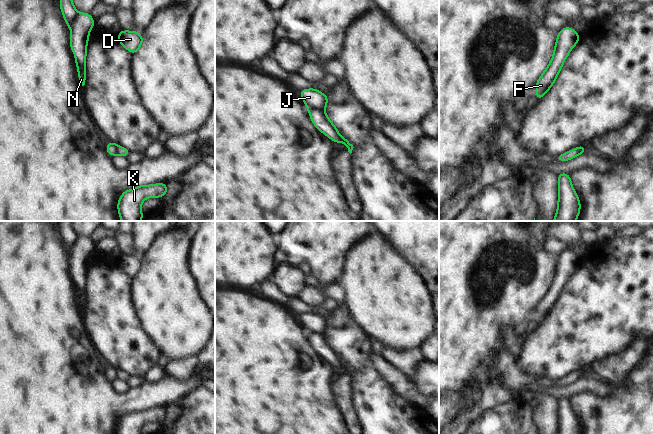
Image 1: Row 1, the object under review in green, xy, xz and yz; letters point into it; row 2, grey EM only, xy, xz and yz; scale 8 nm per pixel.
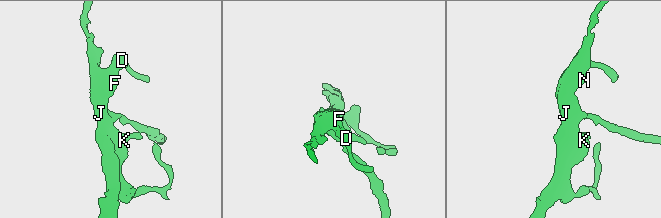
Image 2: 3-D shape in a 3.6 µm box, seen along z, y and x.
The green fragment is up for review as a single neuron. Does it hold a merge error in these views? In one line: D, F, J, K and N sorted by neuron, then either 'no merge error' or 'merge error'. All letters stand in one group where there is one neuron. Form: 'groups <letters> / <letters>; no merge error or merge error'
groups D F J / K N; merge error

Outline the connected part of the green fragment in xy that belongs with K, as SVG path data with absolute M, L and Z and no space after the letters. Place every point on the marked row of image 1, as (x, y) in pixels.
M166 183L155 185L141 185L122 193L118 201L118 213L122 221L141 221L143 214L141 205L148 197L161 199L167 193Z

